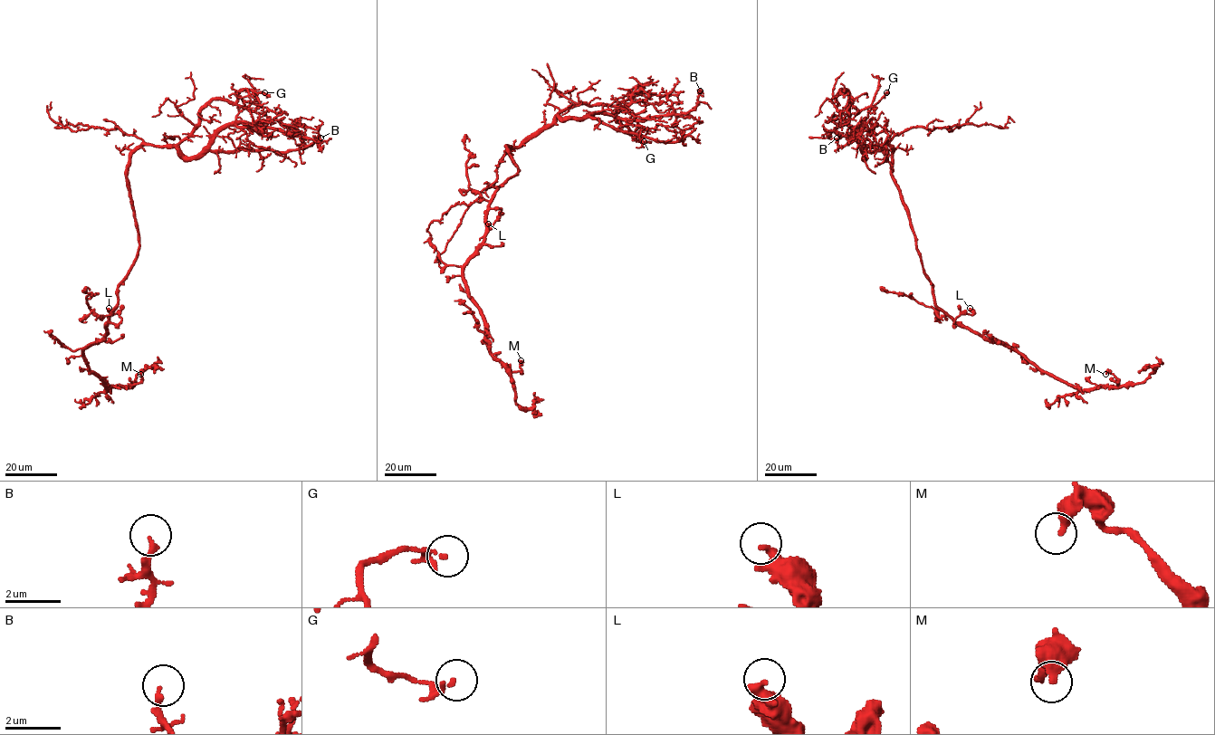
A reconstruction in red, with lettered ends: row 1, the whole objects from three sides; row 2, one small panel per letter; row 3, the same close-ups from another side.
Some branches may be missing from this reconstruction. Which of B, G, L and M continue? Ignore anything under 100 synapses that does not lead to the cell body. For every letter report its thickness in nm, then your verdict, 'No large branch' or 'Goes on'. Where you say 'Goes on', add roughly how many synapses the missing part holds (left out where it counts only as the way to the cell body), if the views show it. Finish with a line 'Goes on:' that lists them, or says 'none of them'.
B: Thickness 190 nm. No large branch
G: Thickness 160 nm. No large branch
L: Thickness 280 nm. No large branch
M: Thickness 420 nm. No large branch
Goes on: none of them

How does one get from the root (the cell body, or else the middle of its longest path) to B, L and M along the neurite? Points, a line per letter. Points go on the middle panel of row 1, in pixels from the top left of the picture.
B: (518, 171), (507, 147), (521, 146), (558, 117), (607, 113), (642, 119), (680, 115), (694, 109), (700, 90)
L: (518, 171), (494, 193), (490, 207), (502, 209), (492, 226), (488, 224)
M: (518, 171), (494, 193), (463, 281), (489, 351), (511, 372), (521, 372), (521, 360)

